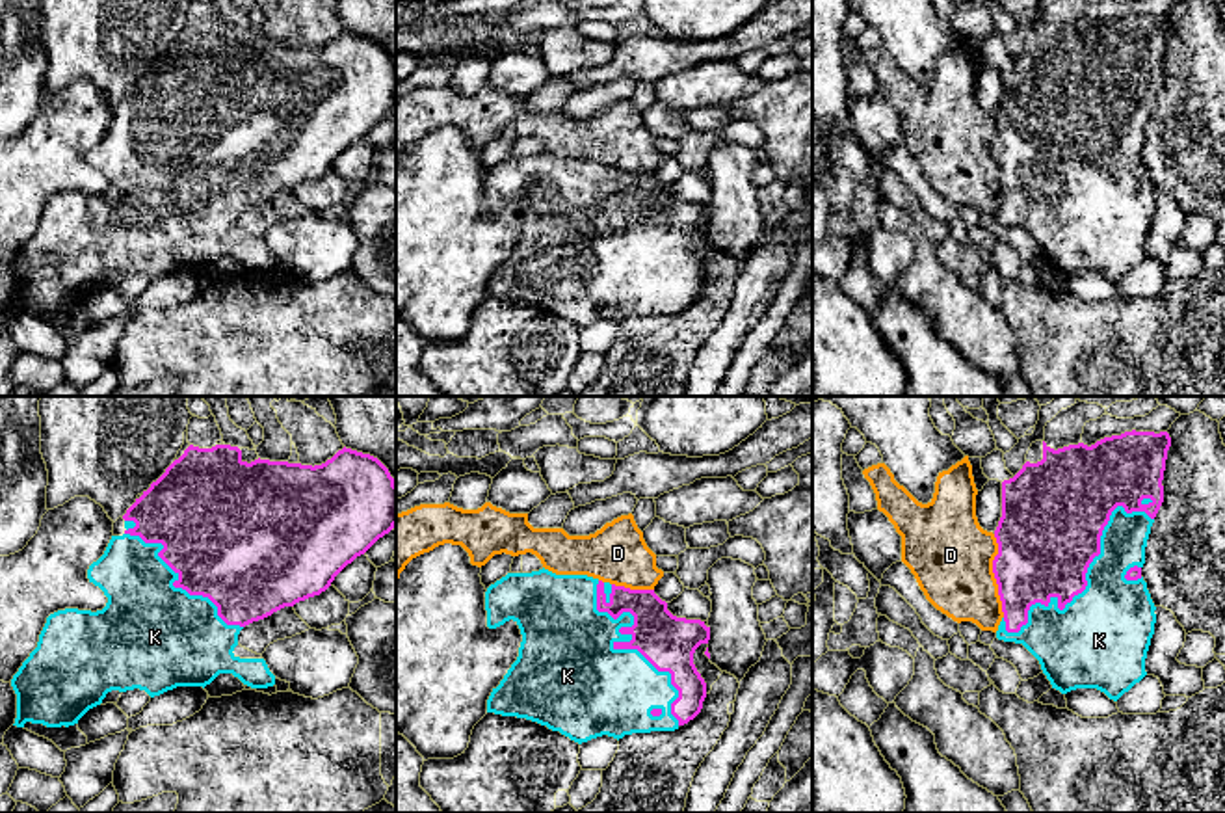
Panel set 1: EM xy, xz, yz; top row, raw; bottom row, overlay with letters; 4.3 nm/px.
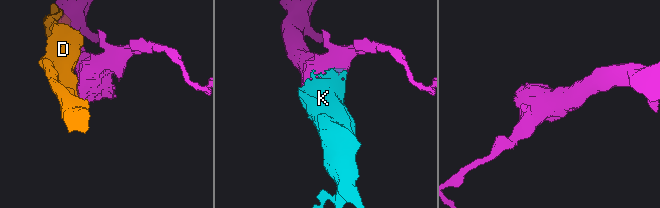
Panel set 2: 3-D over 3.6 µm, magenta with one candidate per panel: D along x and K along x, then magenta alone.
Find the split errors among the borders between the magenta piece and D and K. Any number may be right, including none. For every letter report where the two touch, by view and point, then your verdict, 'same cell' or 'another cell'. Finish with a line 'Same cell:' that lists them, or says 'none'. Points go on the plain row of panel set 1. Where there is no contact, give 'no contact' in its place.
D: yz (995, 159) | another cell
K: yz (1084, 162) | same cell
Same cell: K

